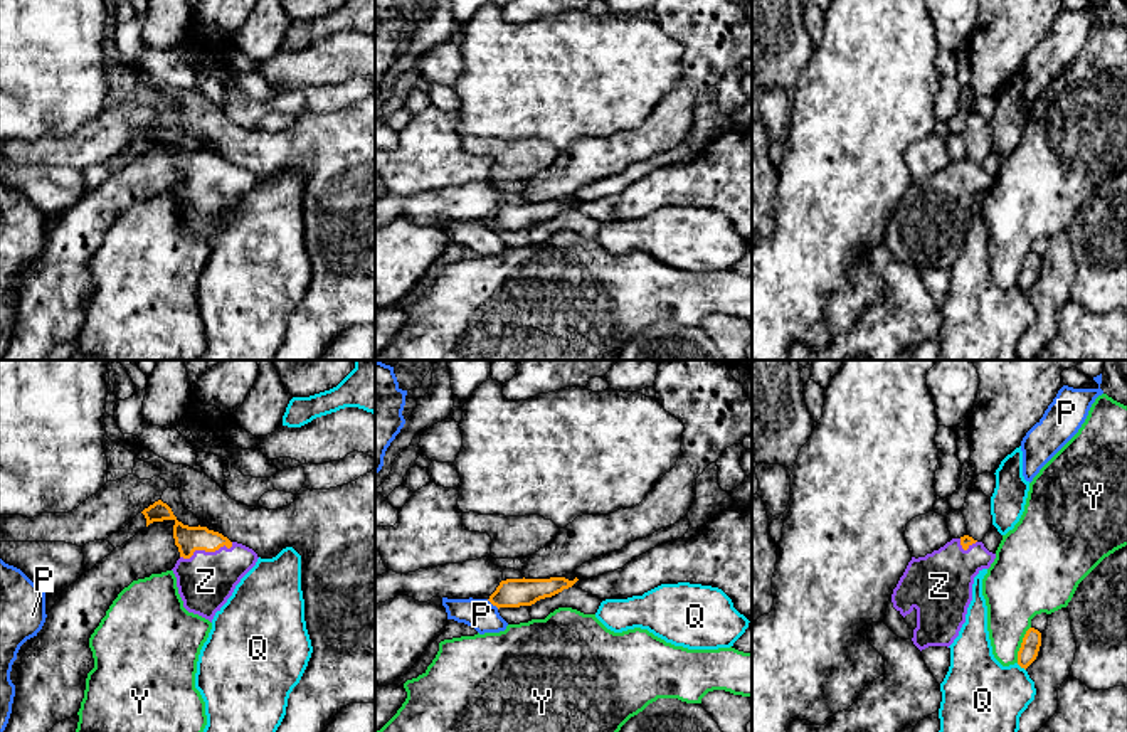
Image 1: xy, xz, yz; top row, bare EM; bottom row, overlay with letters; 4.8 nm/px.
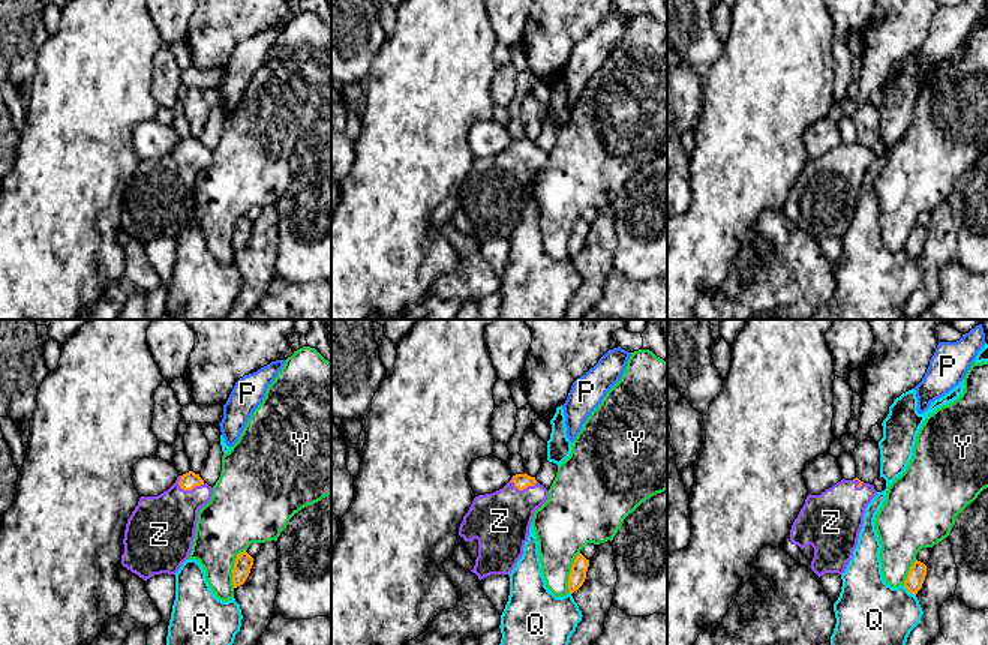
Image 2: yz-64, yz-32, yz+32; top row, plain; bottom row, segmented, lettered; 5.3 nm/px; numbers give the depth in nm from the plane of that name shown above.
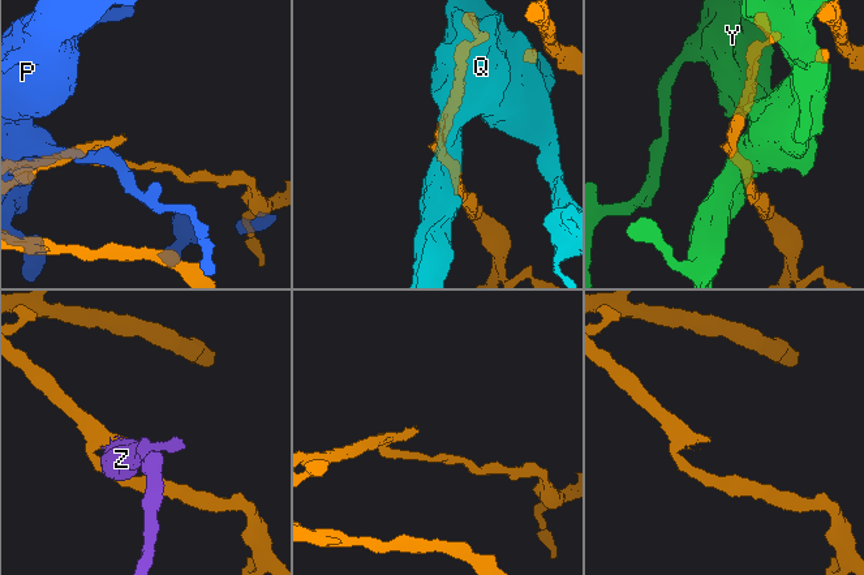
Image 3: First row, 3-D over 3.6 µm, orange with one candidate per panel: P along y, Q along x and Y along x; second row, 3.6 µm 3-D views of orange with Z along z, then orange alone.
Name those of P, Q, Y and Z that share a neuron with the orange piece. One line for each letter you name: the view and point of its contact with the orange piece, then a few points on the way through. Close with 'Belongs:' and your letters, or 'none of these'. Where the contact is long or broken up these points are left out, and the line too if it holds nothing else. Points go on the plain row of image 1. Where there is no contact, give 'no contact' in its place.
Z: meets orange in xy at (207, 174); runs through xy (189, 162), (207, 174), (206, 204)
Belongs: Z

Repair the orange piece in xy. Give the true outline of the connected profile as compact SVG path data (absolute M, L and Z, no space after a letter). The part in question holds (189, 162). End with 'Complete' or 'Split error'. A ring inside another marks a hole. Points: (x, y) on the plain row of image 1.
M161 123L141 136L146 141L146 150L153 145L175 145L173 162L180 182L172 194L177 200L178 217L188 236L212 246L241 202L256 188L257 177L207 150L183 148Z. Split error

